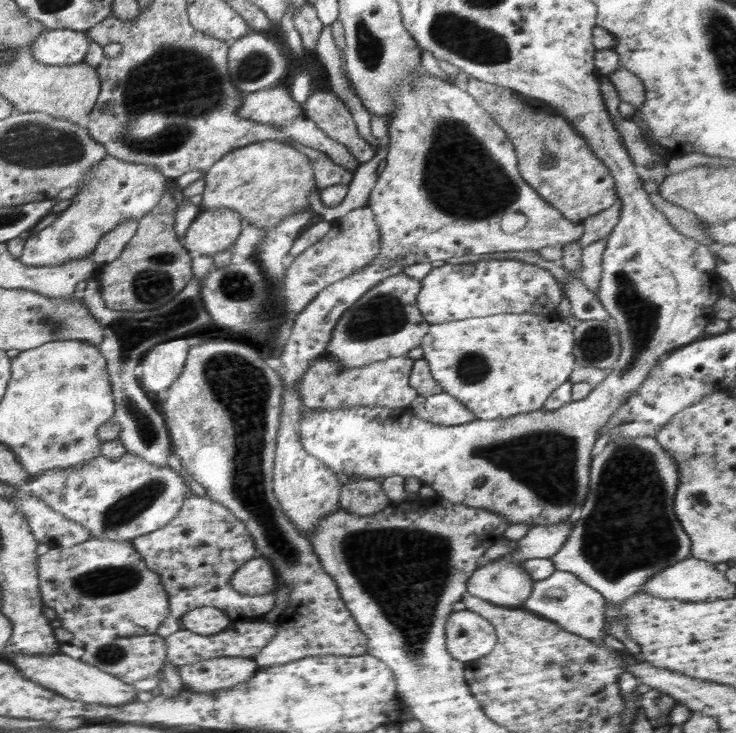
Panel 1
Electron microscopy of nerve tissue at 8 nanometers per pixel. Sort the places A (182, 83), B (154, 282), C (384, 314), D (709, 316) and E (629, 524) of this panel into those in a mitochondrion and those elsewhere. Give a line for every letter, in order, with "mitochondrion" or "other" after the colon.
A: mitochondrion
B: mitochondrion
C: mitochondrion
D: other
E: mitochondrion

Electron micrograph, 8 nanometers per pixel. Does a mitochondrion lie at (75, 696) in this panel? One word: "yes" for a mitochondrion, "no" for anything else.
no

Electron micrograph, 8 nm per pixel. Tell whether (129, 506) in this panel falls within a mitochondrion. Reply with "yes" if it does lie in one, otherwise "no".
yes

